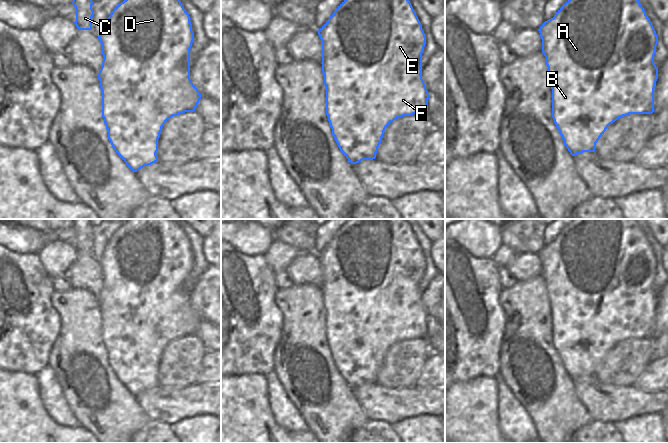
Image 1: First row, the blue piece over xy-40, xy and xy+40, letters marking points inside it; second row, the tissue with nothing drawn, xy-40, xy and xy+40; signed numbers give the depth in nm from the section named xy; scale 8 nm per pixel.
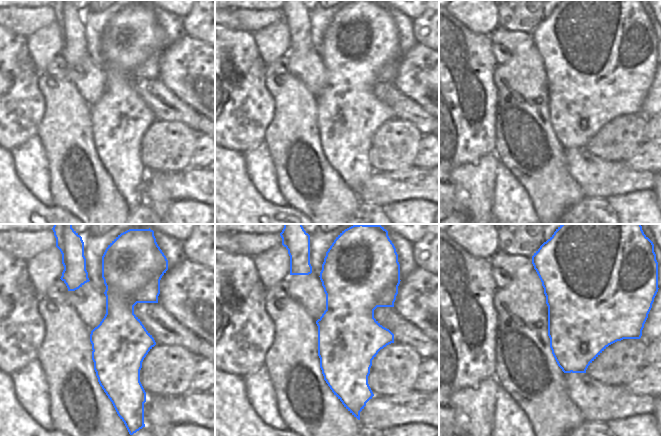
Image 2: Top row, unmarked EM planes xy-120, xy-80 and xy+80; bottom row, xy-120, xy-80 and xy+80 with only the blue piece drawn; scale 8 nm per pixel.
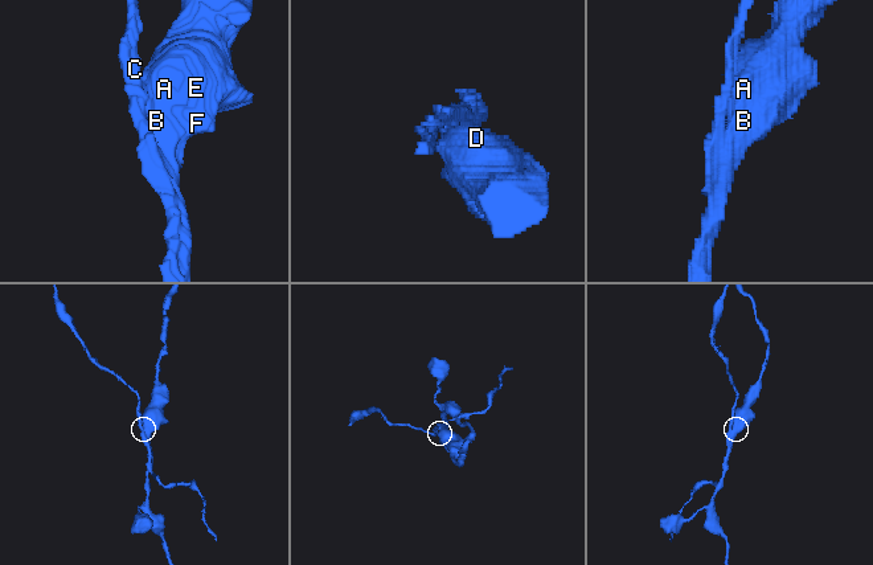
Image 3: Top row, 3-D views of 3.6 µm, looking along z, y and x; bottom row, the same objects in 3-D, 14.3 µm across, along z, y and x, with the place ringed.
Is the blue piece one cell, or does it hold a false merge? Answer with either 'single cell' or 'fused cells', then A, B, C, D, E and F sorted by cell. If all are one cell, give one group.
fused cells; groups A B D E F / C

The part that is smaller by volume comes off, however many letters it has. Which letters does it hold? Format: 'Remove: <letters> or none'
Remove: C

